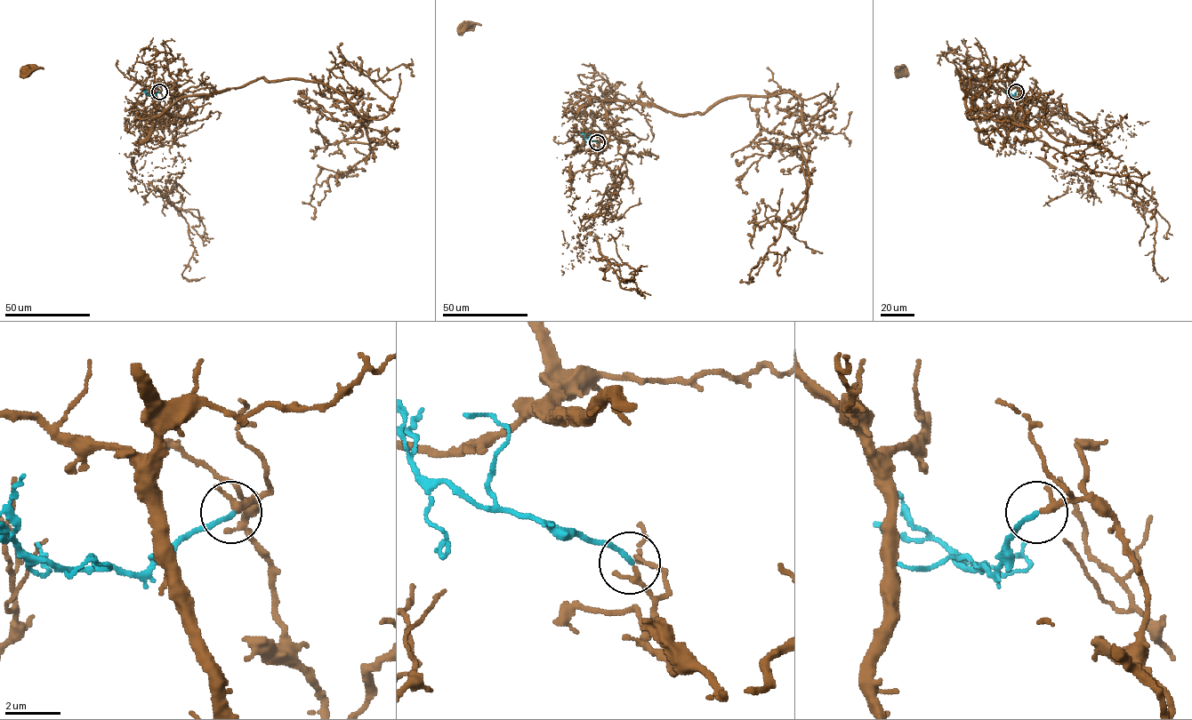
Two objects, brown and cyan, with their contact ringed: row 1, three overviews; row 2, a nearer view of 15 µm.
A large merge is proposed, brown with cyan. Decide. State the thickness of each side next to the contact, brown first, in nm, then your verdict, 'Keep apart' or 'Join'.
Thickness 170 nm (brown) against 170 nm. Join

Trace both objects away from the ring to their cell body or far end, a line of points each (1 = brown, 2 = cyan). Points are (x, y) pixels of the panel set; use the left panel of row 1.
1: (159, 92), (167, 127), (176, 85), (167, 67), (171, 53), (158, 52), (145, 63), (26, 72)
2: (159, 92), (153, 95), (142, 91)

